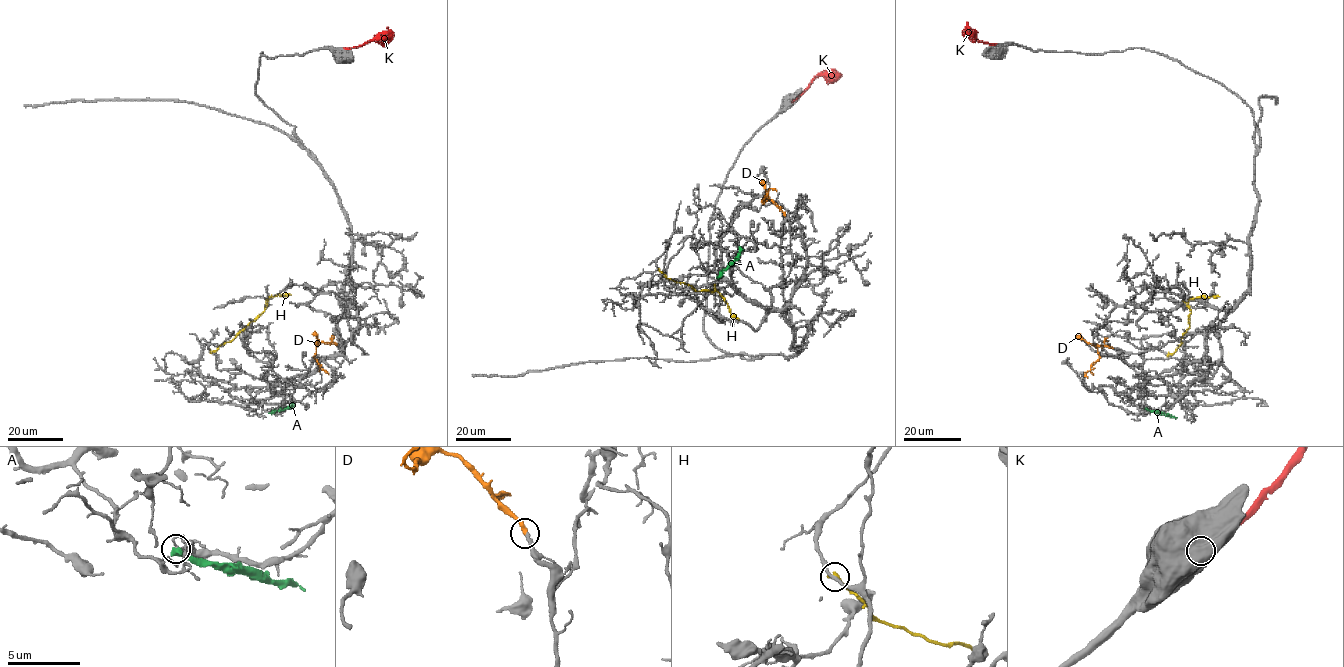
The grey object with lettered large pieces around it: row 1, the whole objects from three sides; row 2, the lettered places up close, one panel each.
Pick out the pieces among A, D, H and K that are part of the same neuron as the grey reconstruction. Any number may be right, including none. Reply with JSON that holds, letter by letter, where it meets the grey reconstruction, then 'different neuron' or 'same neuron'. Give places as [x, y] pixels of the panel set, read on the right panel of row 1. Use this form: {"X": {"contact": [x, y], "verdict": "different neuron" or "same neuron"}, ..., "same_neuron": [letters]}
{"A": {"contact": [1146, 408], "verdict": "different neuron"}, "D": {"contact": [1112, 347], "verdict": "same neuron"}, "H": {"contact": [1168, 355], "verdict": "different neuron"}, "K": {"contact": [995, 44], "verdict": "different neuron"}, "same_neuron": ["D"]}

